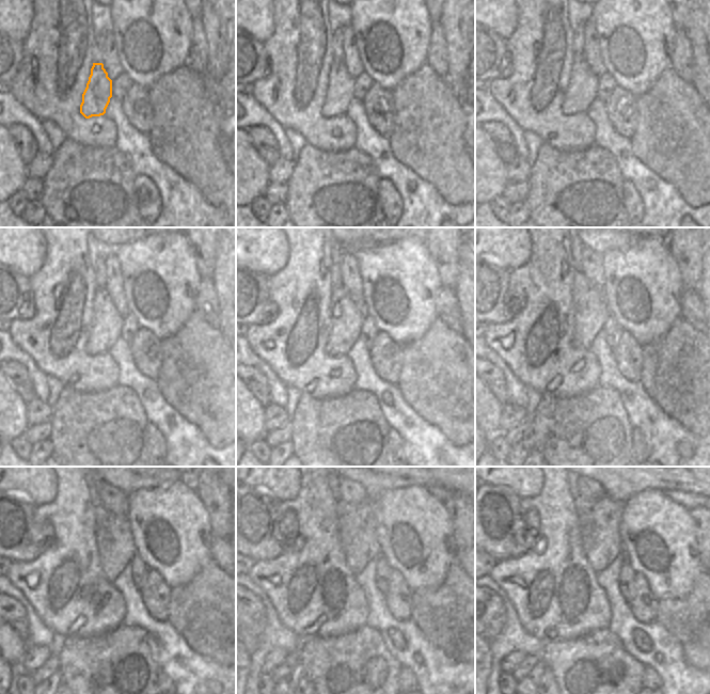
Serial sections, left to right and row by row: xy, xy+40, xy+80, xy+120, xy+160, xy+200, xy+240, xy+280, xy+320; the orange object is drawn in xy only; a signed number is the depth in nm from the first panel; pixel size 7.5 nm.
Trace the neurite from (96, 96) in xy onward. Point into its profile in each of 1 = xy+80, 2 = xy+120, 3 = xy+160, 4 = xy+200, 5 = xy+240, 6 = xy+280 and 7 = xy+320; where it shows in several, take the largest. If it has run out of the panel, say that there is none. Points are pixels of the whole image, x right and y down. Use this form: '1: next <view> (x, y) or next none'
1: next xy+80 (583, 83)
2: next xy+120 (107, 320)
3: next xy+160 (347, 319)
4: next xy+200 (590, 311)
5: next xy+240 (115, 546)
6: next xy+280 (357, 532)
7: next xy+320 (599, 519)

